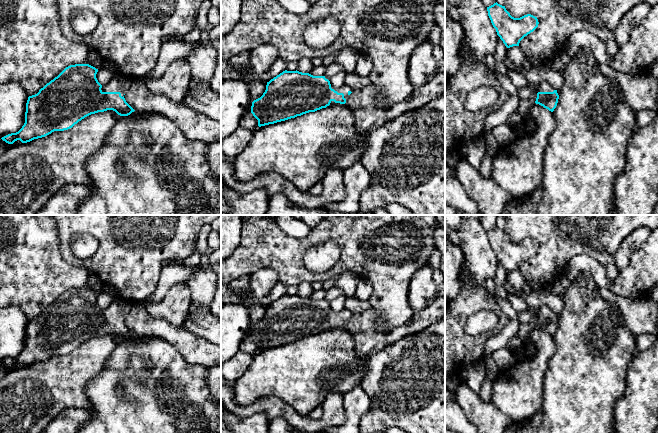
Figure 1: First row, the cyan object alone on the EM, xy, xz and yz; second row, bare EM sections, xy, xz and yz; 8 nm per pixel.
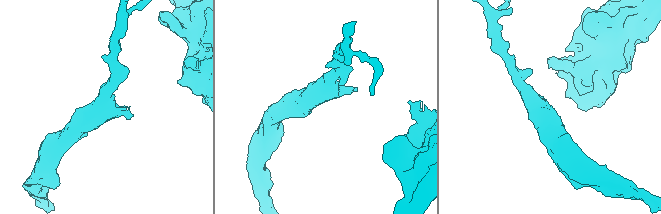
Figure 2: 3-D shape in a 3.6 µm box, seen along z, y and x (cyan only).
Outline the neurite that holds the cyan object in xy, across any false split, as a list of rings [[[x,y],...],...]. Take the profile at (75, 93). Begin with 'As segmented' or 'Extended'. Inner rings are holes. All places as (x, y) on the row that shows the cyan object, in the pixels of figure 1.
Extended. [[[75,64],[66,67],[57,77],[47,83],[35,95],[29,96],[26,103],[25,123],[16,132],[1,139],[8,144],[20,140],[22,143],[45,137],[54,131],[64,131],[72,128],[85,117],[98,112],[113,110],[120,116],[139,117],[125,100],[124,94],[132,85],[133,79],[121,74],[105,85],[101,85],[96,74],[98,69],[89,64]]]

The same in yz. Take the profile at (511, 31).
As segmented. [[[497,2],[487,7],[488,16],[497,35],[507,48],[519,46],[520,41],[538,27],[537,17],[527,14],[520,18],[514,18],[506,10],[505,6]]]

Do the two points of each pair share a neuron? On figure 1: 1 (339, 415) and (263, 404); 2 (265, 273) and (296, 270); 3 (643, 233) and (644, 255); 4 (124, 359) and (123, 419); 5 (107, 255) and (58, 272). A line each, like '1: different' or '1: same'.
1: same
2: different
3: different
4: same
5: different

